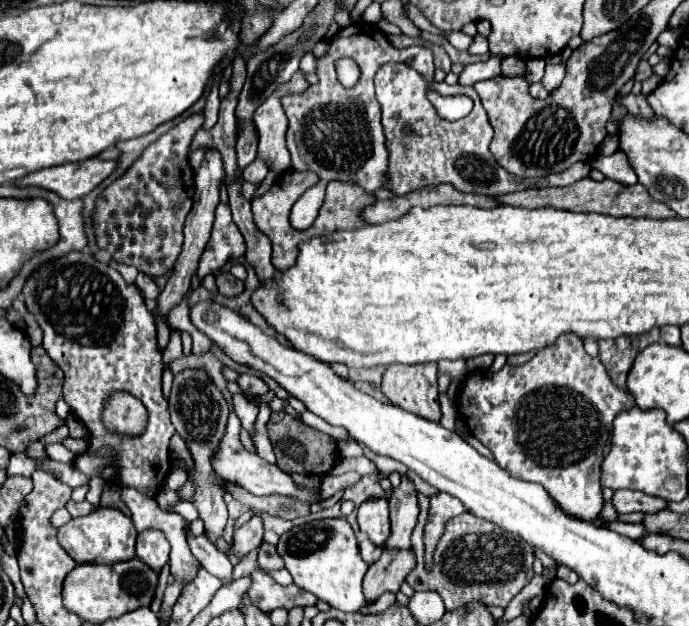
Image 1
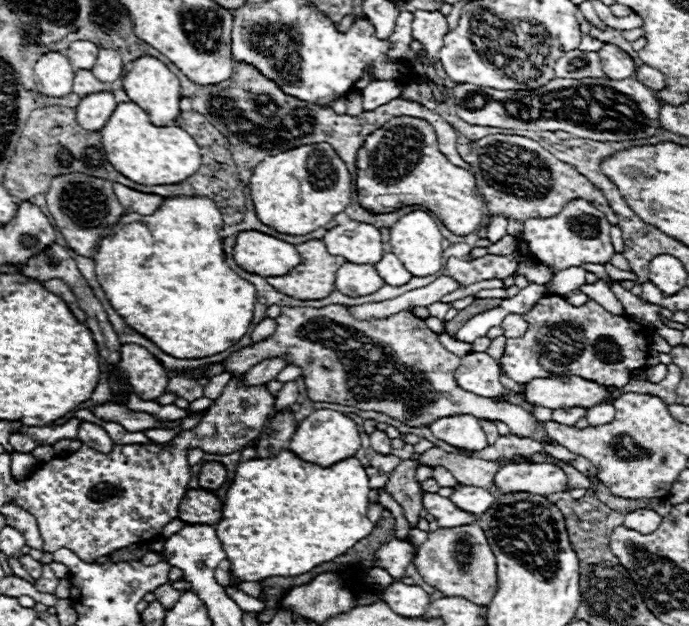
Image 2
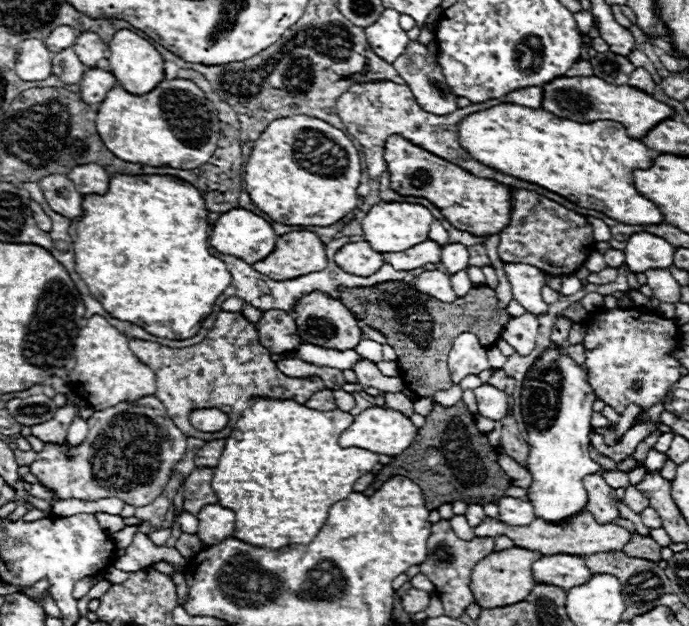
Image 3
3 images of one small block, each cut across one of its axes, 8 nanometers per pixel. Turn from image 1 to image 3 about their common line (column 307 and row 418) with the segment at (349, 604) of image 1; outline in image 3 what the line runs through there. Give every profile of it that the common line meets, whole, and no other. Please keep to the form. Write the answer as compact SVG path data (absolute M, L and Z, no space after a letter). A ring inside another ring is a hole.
M550 344L548 352L530 368L522 384L522 416L528 432L528 446L530 446L526 468L534 480L528 488L528 500L534 506L536 518L556 524L566 522L568 518L580 514L586 508L588 494L582 482L588 474L596 474L600 470L600 464L590 458L590 442L588 442L592 402L596 400L594 390L588 384L588 372L582 366L578 366L570 356L558 356L560 350L562 348Z

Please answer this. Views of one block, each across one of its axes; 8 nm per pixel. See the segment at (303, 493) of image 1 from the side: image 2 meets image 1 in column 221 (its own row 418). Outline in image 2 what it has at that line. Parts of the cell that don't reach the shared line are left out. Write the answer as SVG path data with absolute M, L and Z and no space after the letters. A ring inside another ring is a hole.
M460 414L460 416L448 416L440 418L430 426L432 434L456 448L466 448L466 450L482 450L488 446L486 434L480 428L480 420L470 416L470 414Z

